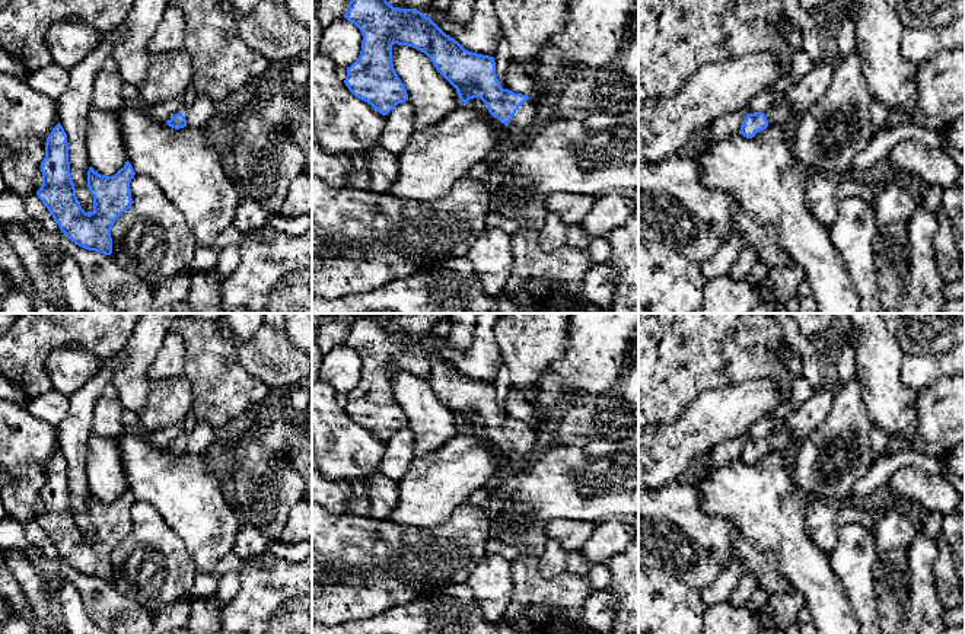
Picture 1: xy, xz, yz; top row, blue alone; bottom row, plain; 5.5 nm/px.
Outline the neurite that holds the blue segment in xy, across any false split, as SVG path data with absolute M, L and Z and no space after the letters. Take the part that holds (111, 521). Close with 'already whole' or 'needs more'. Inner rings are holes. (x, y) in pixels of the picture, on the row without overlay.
M60 449L47 463L45 484L39 494L42 512L36 522L60 557L87 577L111 582L112 552L133 531L130 509L136 498L131 490L127 487L112 503L103 503L92 493L89 494L87 514L95 531L90 539L82 535L76 523L69 490L67 461Z; already whole

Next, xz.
M354 315L344 344L354 350L362 361L359 385L347 394L345 412L359 426L382 442L408 427L408 420L392 391L392 372L407 372L424 379L436 396L456 415L461 428L480 424L488 439L504 450L513 468L525 468L538 449L536 431L529 423L503 415L496 401L494 383L471 379L446 361L430 344L414 335L398 335L385 325L385 318Z; needs more

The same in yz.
M781 428L778 431L771 431L768 436L759 440L746 440L739 461L746 465L755 463L757 459L765 456L768 452L774 450L792 450L793 443L790 437L790 431L787 428Z; needs more

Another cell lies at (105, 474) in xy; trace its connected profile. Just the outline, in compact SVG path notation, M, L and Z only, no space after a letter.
M92 434L86 453L90 493L103 503L115 501L127 488L124 466L114 439Z

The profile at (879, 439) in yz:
M872 427L870 431L872 450L873 450L873 463L886 455L886 446L889 436L878 427Z

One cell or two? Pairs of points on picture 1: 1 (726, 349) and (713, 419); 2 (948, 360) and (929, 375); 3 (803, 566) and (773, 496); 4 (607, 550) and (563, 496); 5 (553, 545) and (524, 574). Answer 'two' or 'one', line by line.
1: two
2: one
3: one
4: two
5: two

